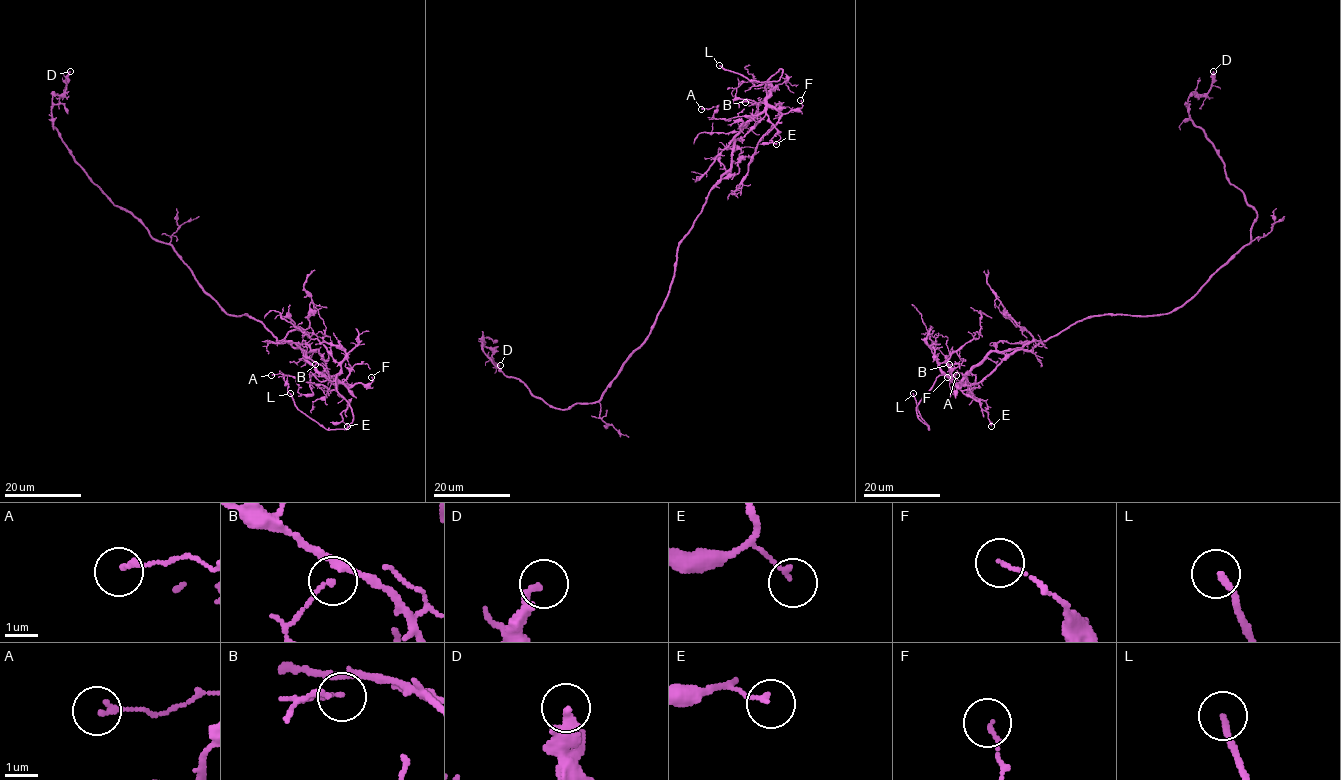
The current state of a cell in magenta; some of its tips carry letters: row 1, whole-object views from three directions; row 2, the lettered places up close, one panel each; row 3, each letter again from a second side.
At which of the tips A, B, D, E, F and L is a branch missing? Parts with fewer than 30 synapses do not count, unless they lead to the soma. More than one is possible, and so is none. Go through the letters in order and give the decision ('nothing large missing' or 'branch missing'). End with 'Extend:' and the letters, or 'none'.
A: nothing large missing
B: nothing large missing
D: nothing large missing
E: nothing large missing
F: nothing large missing
L: branch missing
Extend: L

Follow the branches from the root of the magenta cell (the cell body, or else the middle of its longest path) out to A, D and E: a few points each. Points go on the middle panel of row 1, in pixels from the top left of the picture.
A: (664, 300), (678, 244), (731, 167), (734, 136), (765, 114), (722, 119), (715, 107), (701, 109)
D: (664, 300), (648, 337), (597, 401), (566, 409), (549, 405), (501, 371), (484, 354), (482, 340), (500, 365)
E: (664, 300), (678, 244), (710, 188), (731, 167), (734, 136), (765, 111), (776, 130), (771, 140), (776, 144)

